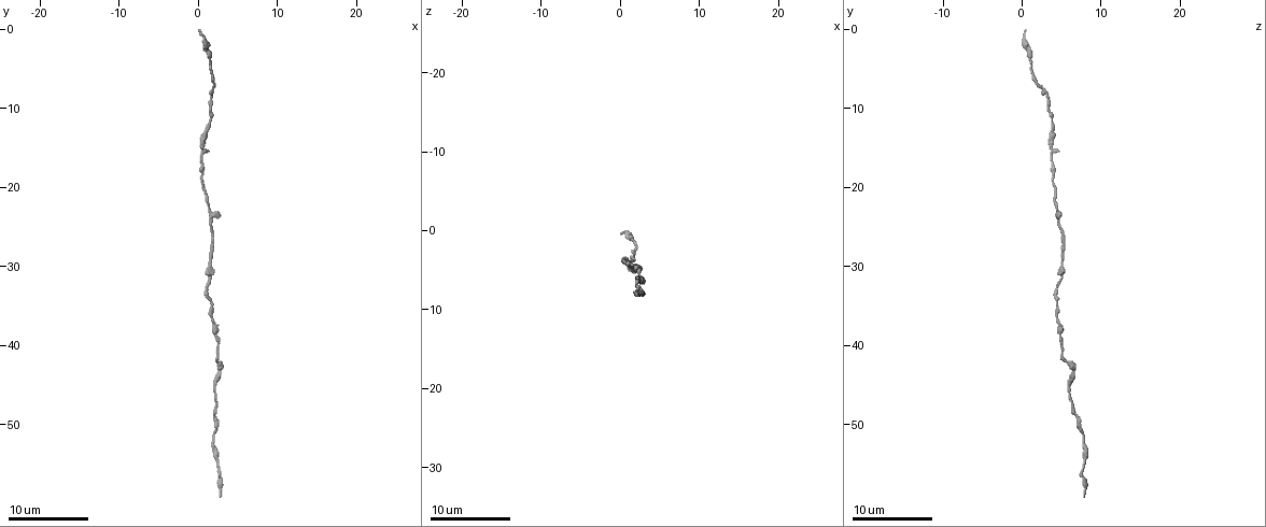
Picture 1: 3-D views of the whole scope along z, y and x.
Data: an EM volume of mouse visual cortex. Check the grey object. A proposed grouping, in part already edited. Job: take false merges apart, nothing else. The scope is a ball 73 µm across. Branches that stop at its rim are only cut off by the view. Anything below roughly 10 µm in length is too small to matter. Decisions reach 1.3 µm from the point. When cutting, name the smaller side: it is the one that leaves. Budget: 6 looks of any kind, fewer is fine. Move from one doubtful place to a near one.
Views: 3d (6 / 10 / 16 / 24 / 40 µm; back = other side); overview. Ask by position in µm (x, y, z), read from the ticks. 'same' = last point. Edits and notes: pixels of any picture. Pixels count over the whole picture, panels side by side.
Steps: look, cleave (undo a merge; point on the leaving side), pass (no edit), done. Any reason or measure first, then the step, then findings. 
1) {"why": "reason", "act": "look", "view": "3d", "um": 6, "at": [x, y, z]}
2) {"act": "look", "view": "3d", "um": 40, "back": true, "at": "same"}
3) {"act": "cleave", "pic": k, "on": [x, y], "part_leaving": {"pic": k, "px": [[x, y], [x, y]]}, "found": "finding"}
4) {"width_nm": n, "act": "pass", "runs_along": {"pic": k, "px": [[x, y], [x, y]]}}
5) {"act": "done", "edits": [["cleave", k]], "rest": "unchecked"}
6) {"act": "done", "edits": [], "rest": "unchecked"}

{"act": "look", "view": "3d", "um": 10, "at": [1.0, 15.0, 3.5]}

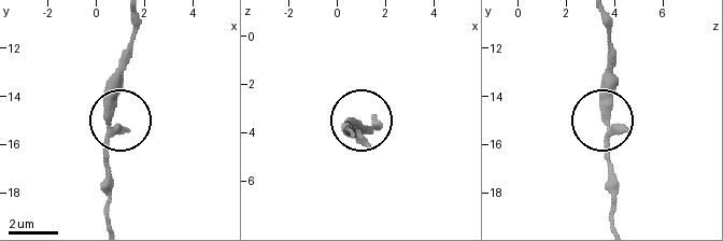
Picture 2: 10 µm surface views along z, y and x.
{"act": "look", "view": "3d", "um": 6, "at": [0.6, 15.0, 3.7]}

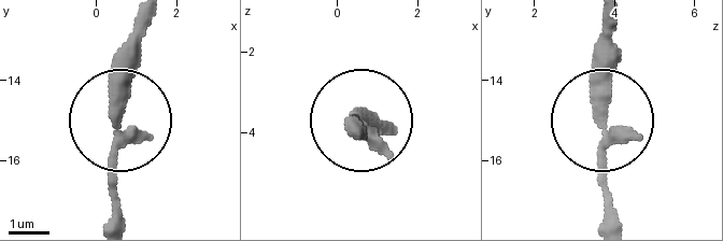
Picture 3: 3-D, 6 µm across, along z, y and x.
{"width_nm": 260, "act": "pass", "runs_along": {"pic": 3, "px": [[612, 216], [603, 175], [603, 22]]}, "found": "all the same neuron"}

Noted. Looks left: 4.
{"why": "sudden change in width", "act": "look", "view": "3d", "um": 16, "at": [1.5, 25.0, 4.5]}

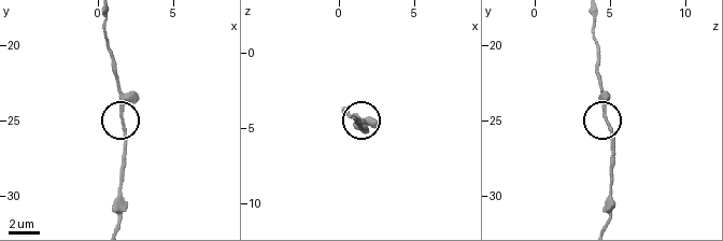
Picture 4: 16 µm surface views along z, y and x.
{"width_nm": 200, "act": "pass", "found": "all the same neuron"}

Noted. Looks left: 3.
{"act": "look", "view": "3d", "um": 16, "at": [1.5, 30.0, 5.0]}

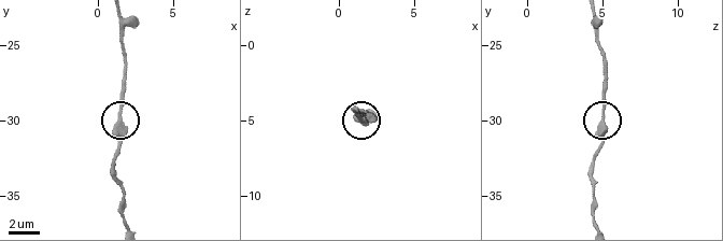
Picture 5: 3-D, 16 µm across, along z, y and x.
{"act": "look", "view": "3d", "um": 16, "back": true, "at": [1.4, 29.8, 5.0]}

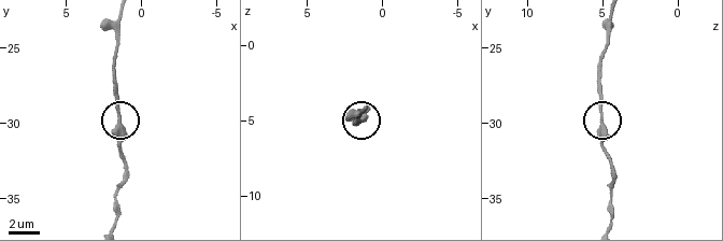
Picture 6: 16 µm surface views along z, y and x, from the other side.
{"act": "pass", "found": "continuous, no second neuron"}

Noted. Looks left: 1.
{"act": "done", "edits": [], "rest": "unchecked"}

